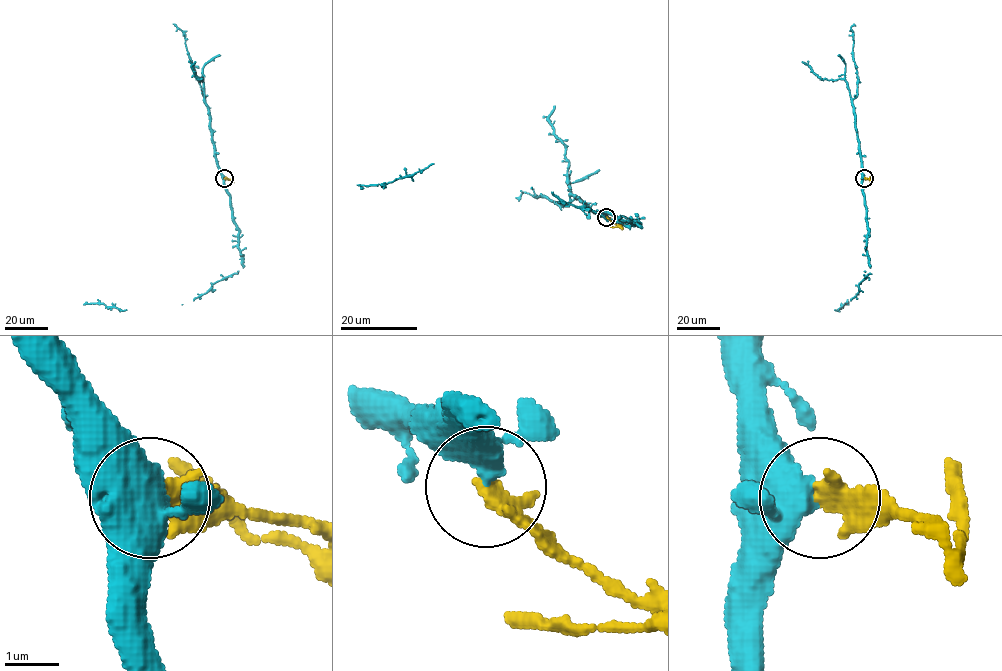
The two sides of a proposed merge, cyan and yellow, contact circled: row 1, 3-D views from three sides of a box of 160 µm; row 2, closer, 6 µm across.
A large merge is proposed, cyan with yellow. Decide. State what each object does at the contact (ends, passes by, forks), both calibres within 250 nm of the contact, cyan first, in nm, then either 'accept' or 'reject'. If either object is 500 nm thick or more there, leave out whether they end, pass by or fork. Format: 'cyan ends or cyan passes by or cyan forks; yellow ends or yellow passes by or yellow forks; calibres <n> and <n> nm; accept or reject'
cyan passes by; yellow ends; calibres 480 and 400 nm; reject

